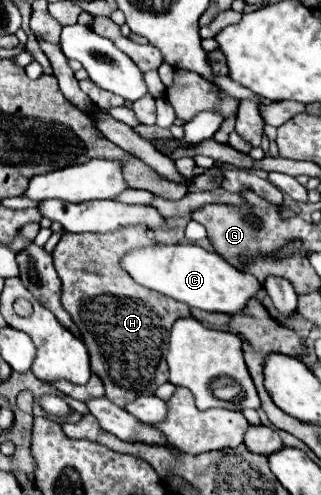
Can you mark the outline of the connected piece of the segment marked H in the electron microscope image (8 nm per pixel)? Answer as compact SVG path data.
M130 225L118 231L110 231L108 237L102 233L66 233L52 251L54 267L62 279L62 307L70 313L90 353L92 373L96 373L102 379L106 397L118 407L126 407L126 403L136 399L138 395L154 395L156 387L168 381L166 351L170 327L176 319L190 315L188 305L176 299L168 299L156 291L148 291L146 287L140 287L120 267L120 259L132 247L144 247L152 243L154 241L146 237L144 225Z

